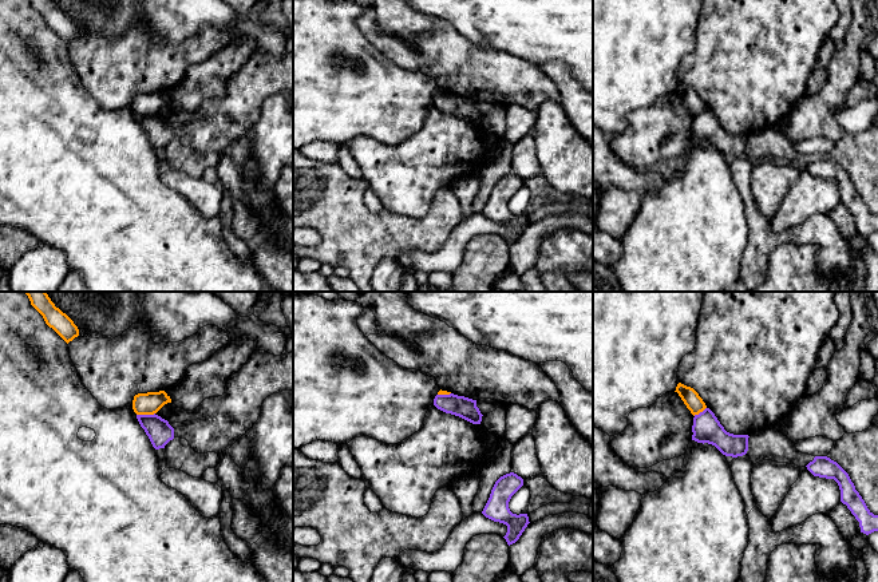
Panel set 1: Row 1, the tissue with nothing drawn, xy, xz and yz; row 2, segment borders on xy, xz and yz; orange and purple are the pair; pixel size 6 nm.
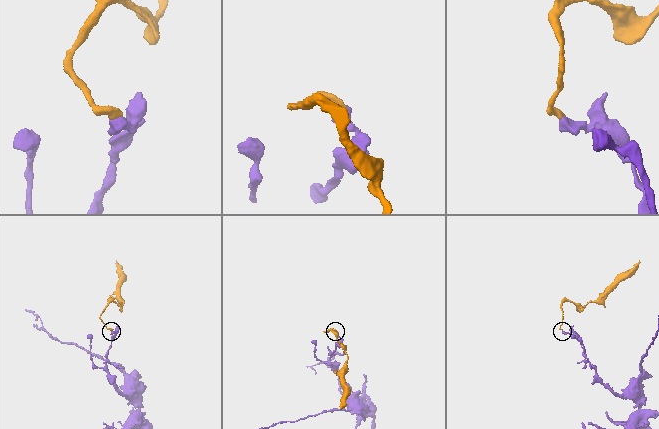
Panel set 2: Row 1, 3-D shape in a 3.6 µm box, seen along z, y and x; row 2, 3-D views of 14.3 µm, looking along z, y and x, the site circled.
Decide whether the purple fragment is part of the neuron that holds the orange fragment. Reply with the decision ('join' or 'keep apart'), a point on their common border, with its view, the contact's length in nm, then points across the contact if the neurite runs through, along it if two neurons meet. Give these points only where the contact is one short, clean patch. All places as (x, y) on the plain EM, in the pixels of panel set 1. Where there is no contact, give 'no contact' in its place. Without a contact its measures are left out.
keep apart; meets orange in xy at (145, 114); contact 110 nm long; border along xy (154, 113), (137, 115)

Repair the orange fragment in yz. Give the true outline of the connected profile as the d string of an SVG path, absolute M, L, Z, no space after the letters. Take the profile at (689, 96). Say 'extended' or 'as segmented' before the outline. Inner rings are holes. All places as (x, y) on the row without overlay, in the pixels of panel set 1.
as segmented; M679 83L675 92L679 94L693 116L699 115L707 108L705 103L693 88Z

